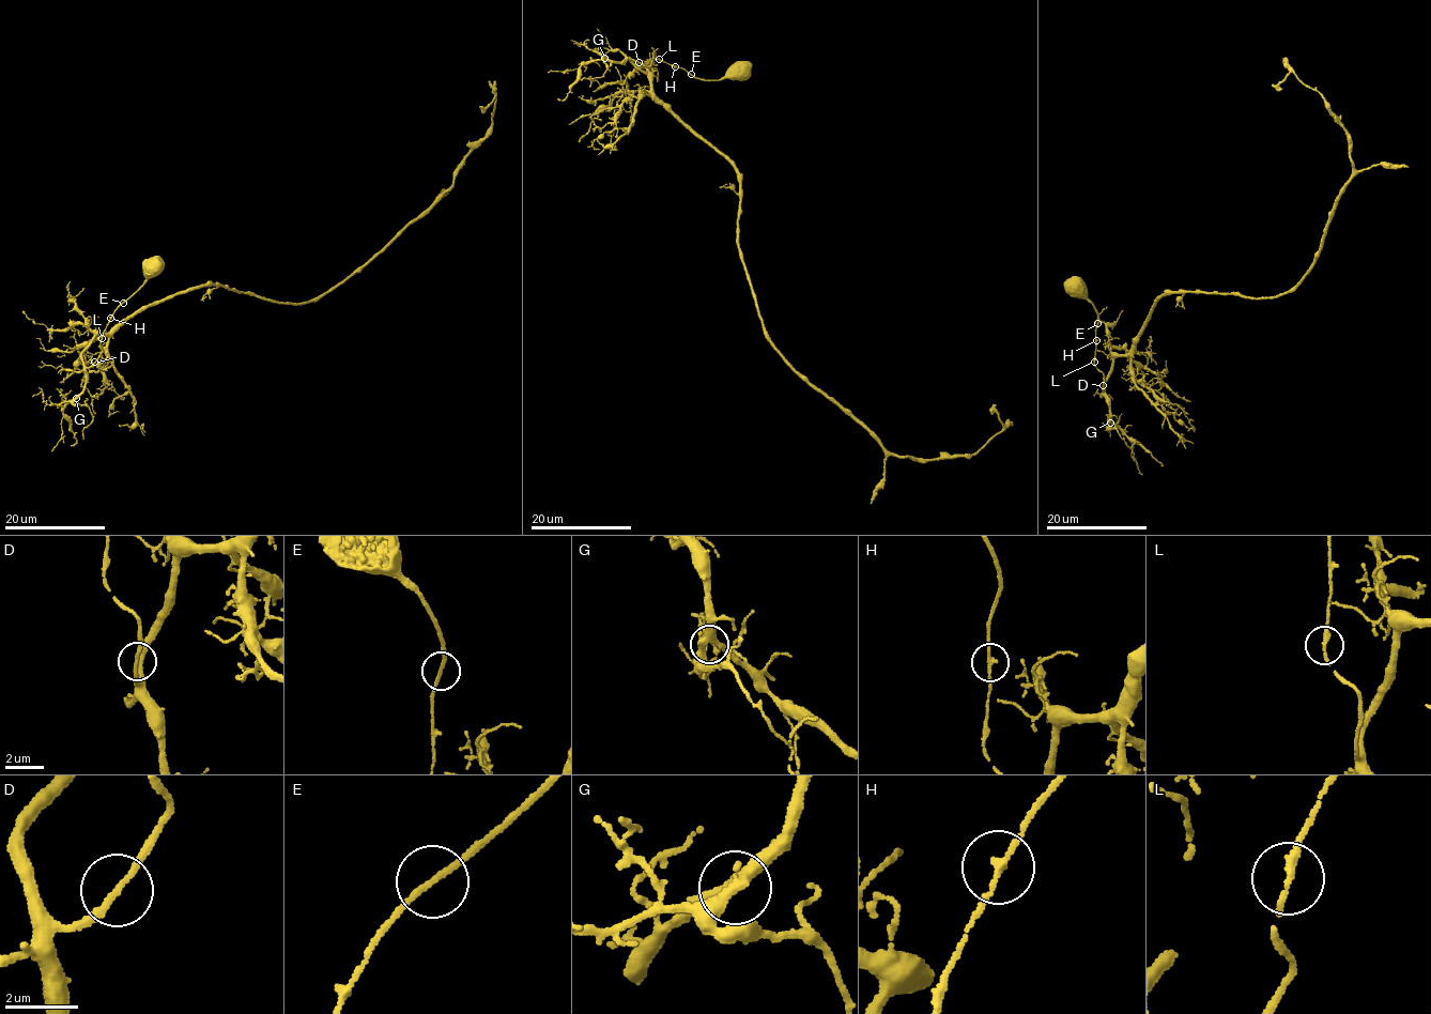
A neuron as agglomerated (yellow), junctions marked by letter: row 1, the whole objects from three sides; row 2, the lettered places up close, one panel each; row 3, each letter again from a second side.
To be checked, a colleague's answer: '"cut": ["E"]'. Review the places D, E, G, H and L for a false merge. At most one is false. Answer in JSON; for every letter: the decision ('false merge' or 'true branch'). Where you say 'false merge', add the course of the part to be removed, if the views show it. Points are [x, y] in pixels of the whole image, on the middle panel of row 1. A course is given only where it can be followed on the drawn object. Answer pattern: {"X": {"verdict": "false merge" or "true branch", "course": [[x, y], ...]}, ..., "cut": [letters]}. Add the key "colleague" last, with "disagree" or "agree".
{"D": {"verdict": "true branch"}, "E": {"verdict": "true branch"}, "G": {"verdict": "true branch"}, "H": {"verdict": "true branch"}, "L": {"verdict": "true branch"}, "cut": [], "colleague": "disagree"}

